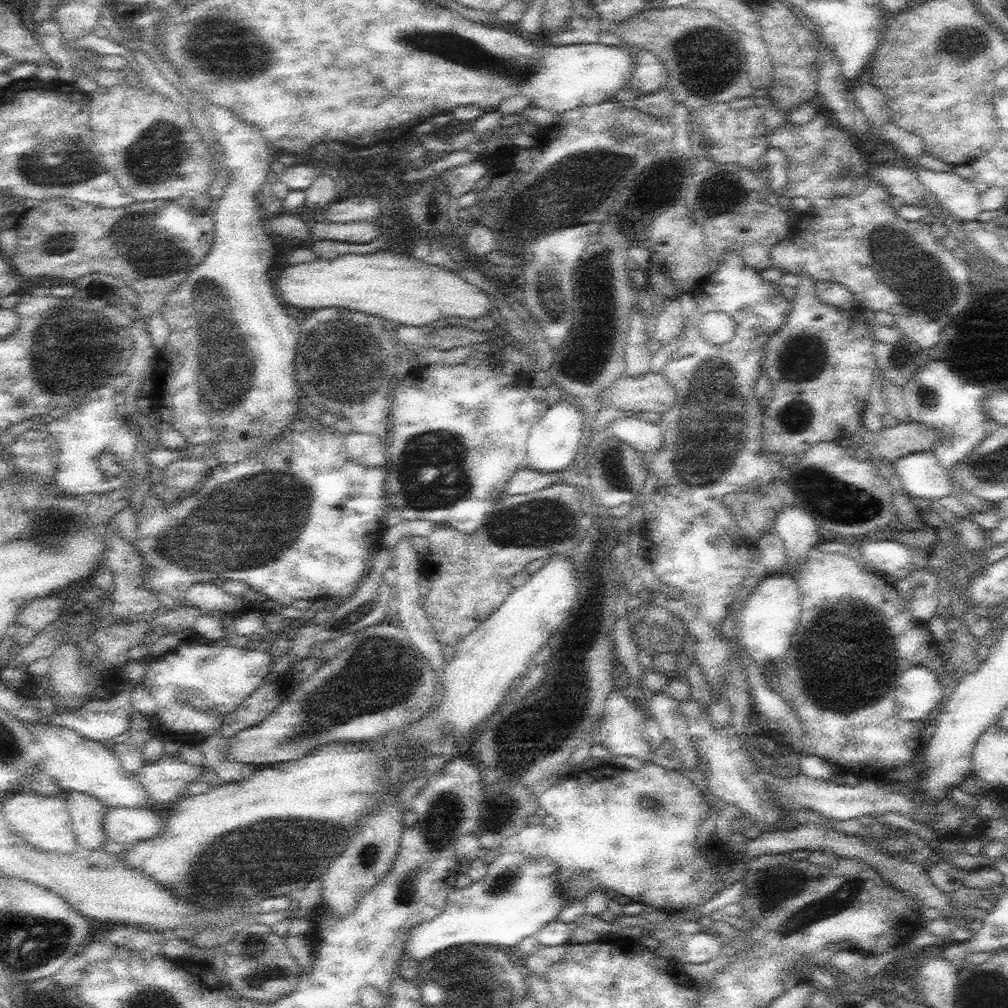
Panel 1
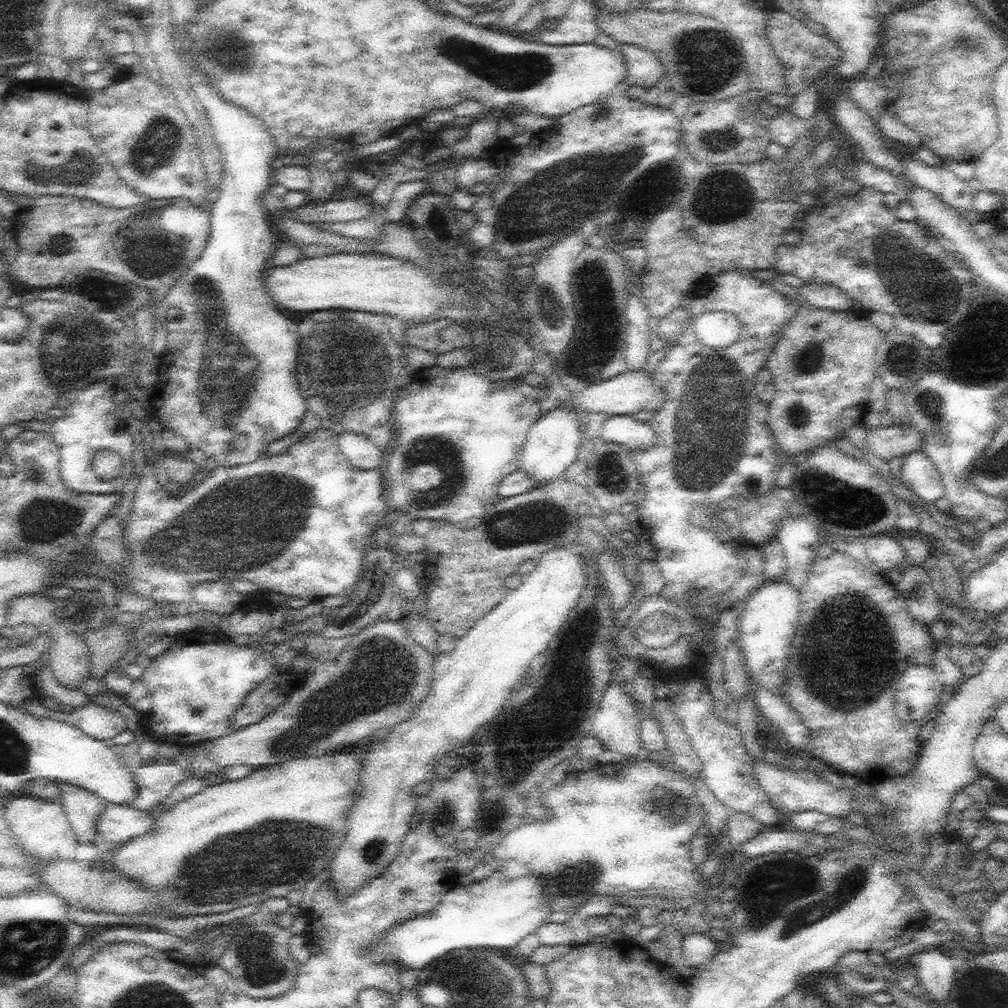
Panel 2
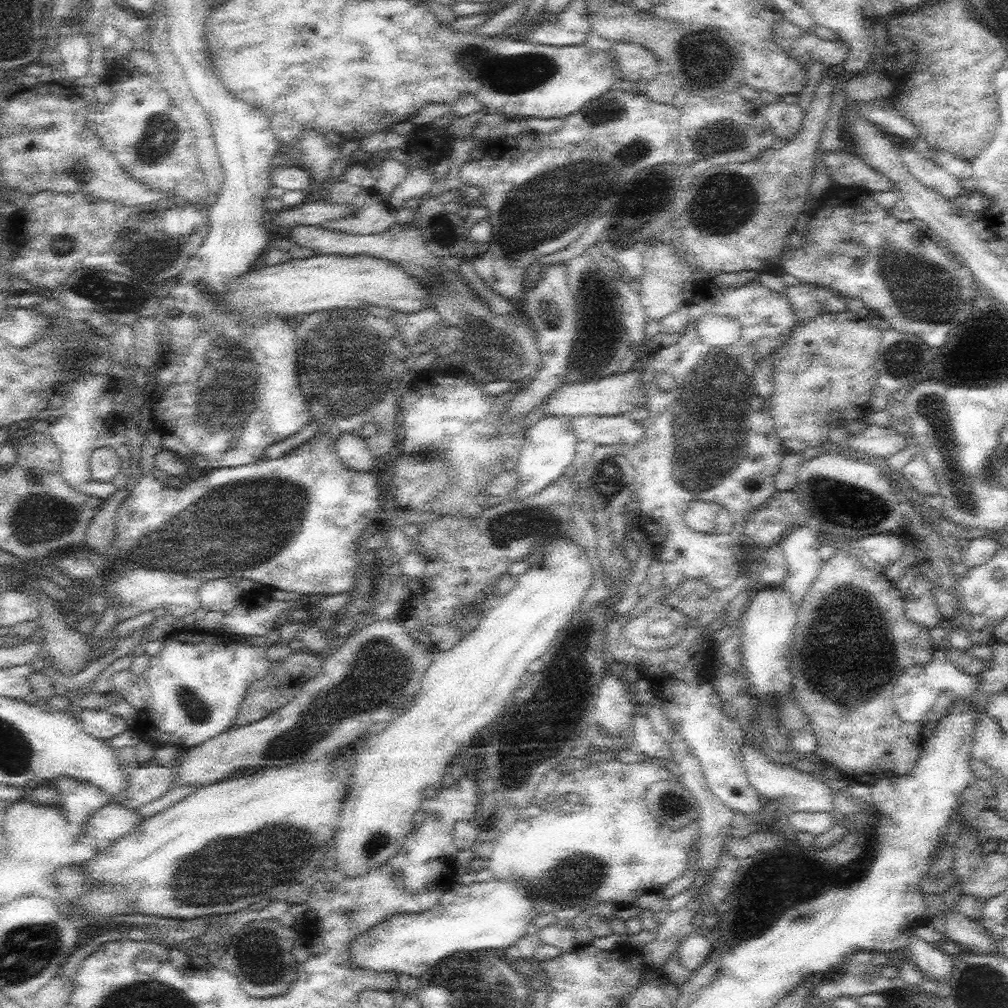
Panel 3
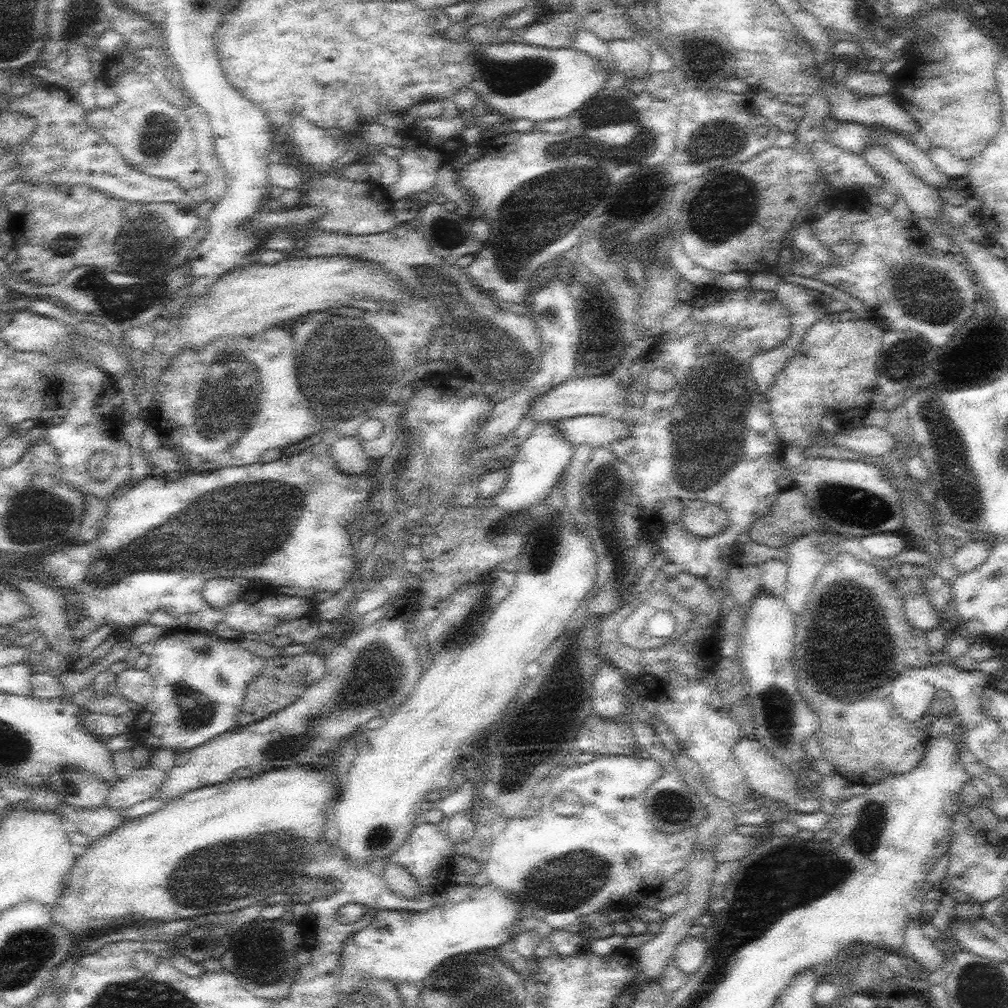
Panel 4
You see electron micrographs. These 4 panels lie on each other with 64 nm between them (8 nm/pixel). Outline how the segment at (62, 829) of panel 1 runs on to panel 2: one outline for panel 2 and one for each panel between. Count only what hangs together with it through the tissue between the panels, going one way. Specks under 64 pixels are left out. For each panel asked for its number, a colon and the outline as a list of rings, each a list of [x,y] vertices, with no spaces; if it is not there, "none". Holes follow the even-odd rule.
2: [[[23,794],[19,798],[7,800],[5,802],[5,820],[7,828],[17,838],[17,842],[23,846],[23,850],[39,858],[43,862],[59,862],[59,860],[71,860],[75,852],[75,834],[65,820],[65,806],[59,800],[41,800],[41,798],[31,798],[29,794]]]

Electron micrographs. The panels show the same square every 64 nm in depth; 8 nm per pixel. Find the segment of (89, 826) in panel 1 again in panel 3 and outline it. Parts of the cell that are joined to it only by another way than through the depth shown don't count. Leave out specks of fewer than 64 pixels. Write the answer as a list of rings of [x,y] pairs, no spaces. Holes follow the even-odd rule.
[[[63,776],[55,778],[53,784],[61,794],[61,808],[65,810],[65,820],[75,836],[81,836],[85,832],[85,822],[97,810],[109,804],[107,794],[89,782],[79,782],[77,778]]]

